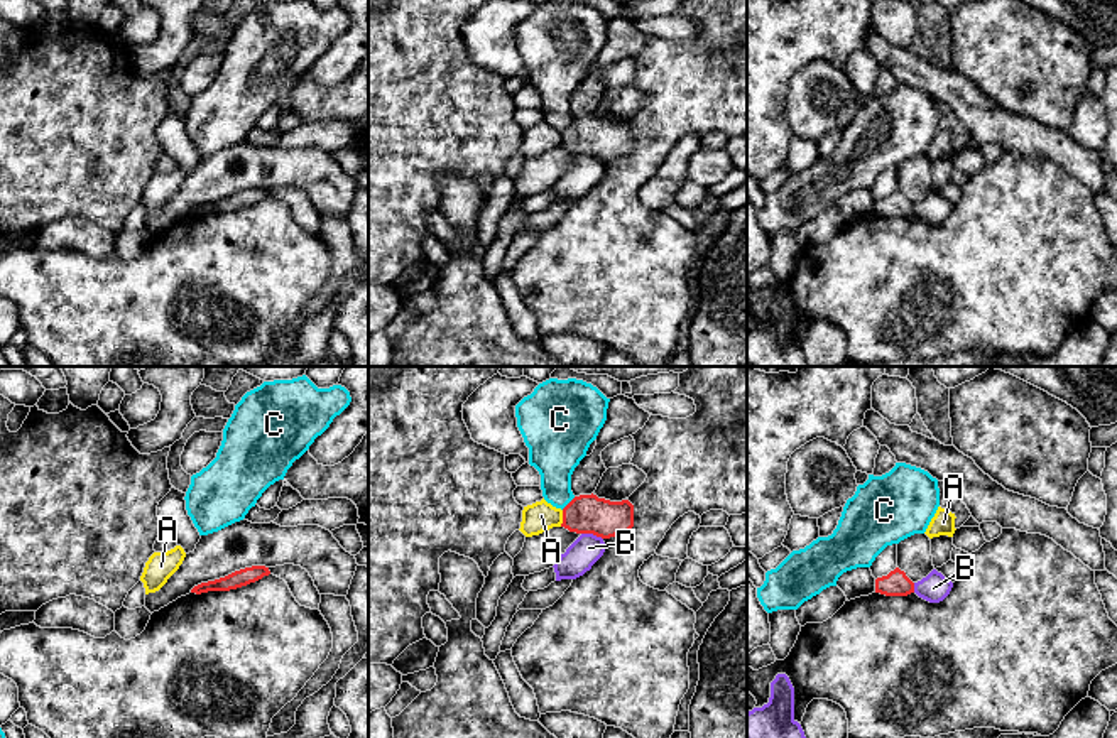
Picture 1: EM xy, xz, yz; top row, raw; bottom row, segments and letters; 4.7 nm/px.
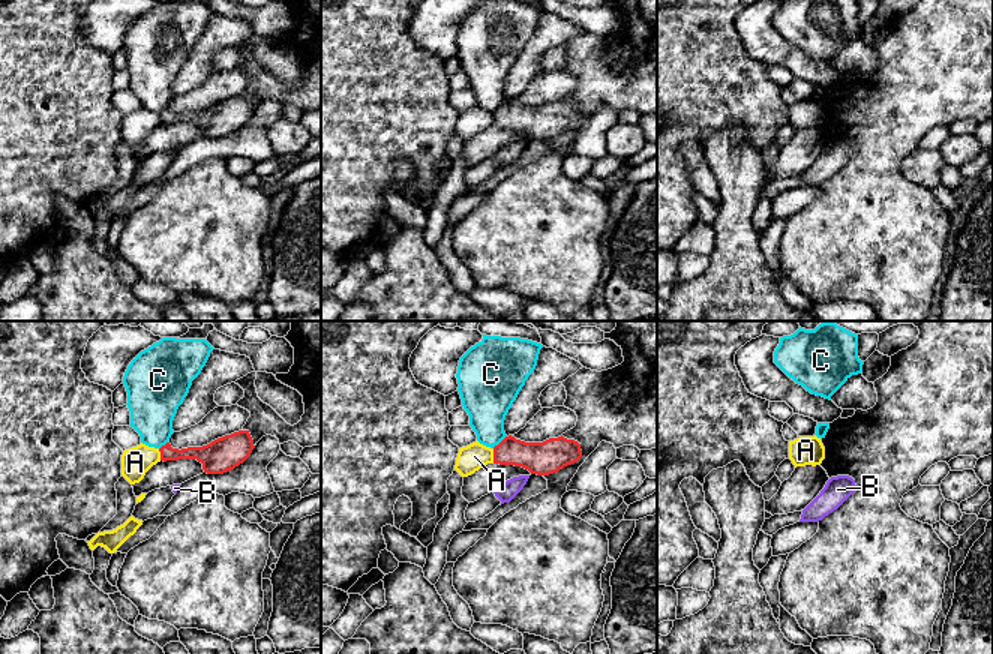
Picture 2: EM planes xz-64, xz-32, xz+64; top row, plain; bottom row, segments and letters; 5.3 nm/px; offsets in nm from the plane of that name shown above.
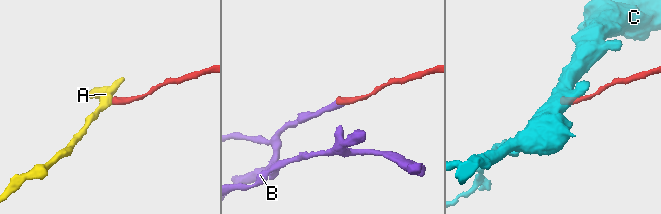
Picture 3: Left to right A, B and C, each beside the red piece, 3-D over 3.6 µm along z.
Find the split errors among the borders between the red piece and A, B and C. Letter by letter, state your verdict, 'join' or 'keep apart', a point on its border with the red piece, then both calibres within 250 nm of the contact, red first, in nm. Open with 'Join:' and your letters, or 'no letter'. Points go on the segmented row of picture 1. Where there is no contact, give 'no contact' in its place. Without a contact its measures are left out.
Join: no letter
A: keep apart; contact xz (563, 519); calibres 190 and 140 nm
B: keep apart; contact xz (592, 532); calibres 190 and 150 nm
C: keep apart; contact xz (570, 502); calibres 190 and 240 nm

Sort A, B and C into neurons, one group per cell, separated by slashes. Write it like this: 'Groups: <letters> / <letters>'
Groups: A / B / C

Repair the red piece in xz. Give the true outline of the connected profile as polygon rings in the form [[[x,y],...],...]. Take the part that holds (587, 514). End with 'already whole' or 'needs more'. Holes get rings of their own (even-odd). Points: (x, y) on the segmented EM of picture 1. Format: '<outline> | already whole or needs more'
[[[593,493],[580,495],[563,508],[561,527],[610,539],[634,527],[634,505],[629,500],[610,502]]] | already whole

